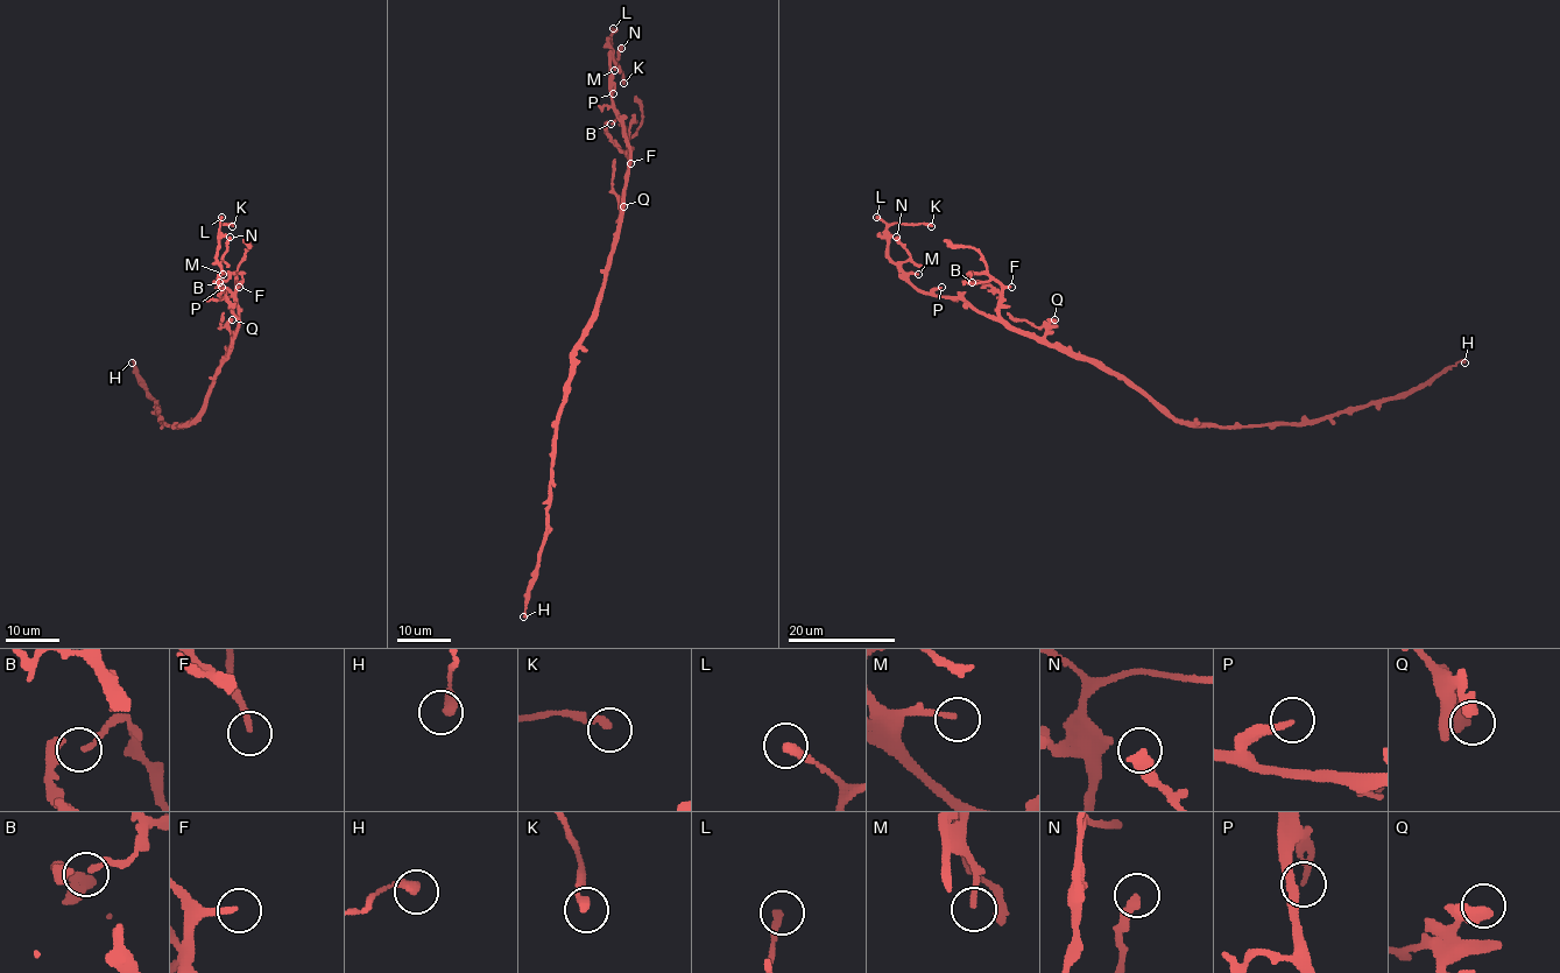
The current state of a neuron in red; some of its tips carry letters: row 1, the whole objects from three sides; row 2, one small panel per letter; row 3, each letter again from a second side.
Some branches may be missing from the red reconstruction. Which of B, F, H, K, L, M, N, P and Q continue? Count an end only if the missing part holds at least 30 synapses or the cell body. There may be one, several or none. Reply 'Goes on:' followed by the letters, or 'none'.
Goes on: F

